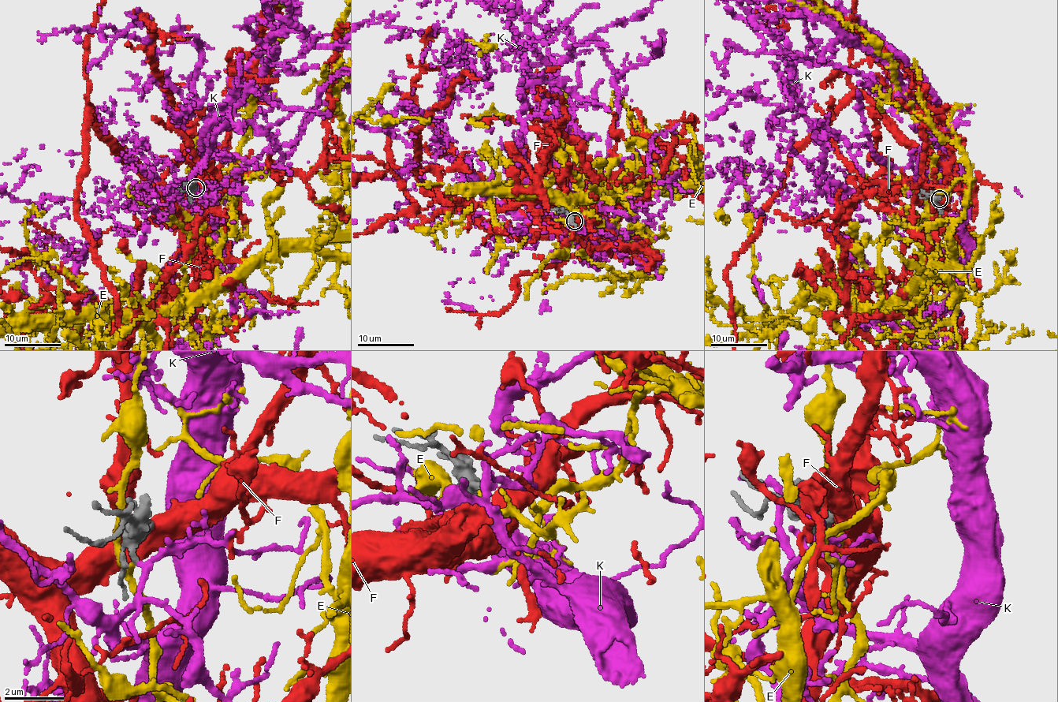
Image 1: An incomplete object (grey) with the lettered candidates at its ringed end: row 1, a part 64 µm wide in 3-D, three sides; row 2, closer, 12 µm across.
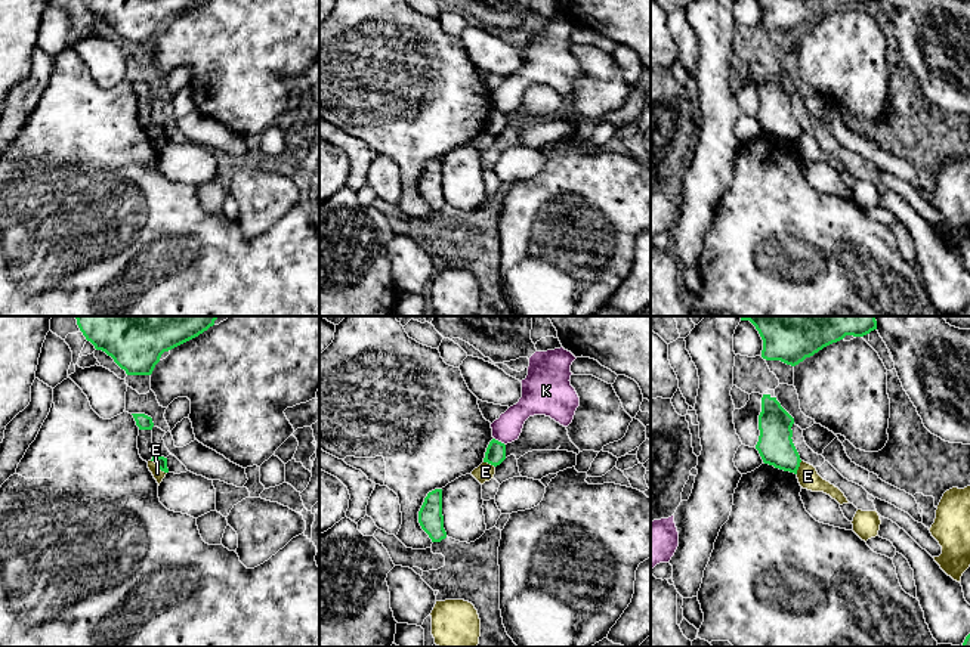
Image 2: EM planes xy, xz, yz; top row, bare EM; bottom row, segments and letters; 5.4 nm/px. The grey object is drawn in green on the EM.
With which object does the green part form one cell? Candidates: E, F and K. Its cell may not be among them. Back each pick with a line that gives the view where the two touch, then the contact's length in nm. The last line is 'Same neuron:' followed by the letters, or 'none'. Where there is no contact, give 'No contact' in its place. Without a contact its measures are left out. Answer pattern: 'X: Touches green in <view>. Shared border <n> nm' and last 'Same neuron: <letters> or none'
F: No contact
Same neuron: F

